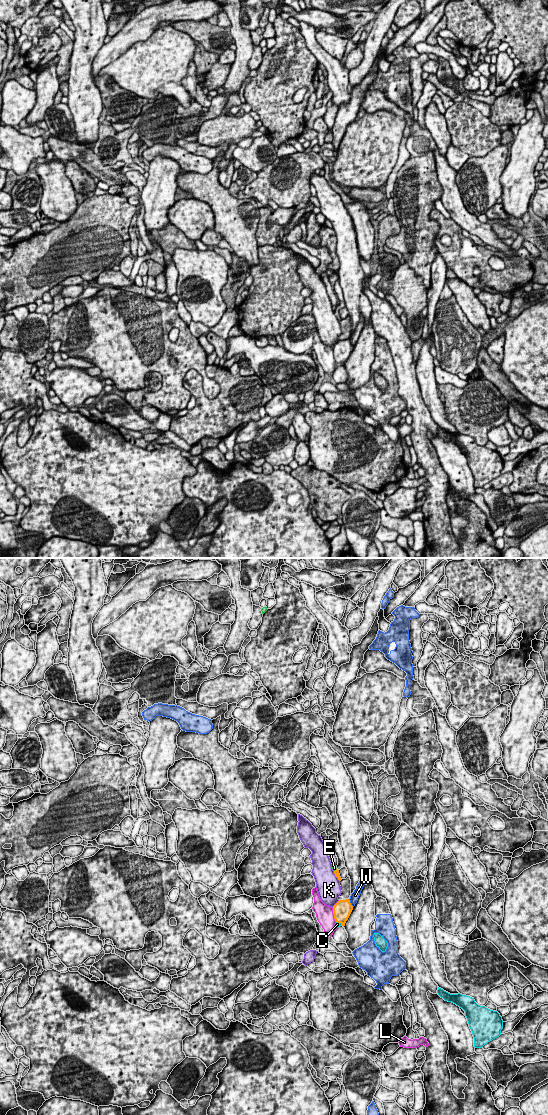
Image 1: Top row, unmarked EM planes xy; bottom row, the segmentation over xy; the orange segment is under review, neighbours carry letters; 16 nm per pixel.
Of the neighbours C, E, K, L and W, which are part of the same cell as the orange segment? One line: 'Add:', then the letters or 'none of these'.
Add: none of these

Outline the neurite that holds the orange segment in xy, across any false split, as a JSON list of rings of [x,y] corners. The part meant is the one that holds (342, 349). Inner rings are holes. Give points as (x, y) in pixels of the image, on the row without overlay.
[[[349,339],[339,340],[333,346],[333,354],[334,359],[337,363],[341,363],[342,366],[345,366],[346,361],[348,360],[351,352],[353,350],[353,346],[350,343]]]

